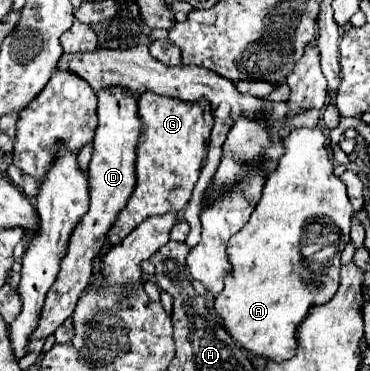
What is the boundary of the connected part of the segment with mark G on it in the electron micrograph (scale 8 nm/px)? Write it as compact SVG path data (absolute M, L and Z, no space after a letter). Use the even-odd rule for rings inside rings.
M150 92L140 96L138 116L142 120L142 130L136 142L136 188L108 232L108 242L112 246L120 244L146 218L178 212L190 200L206 162L210 130L214 124L212 110L202 108L202 104L202 100L198 104L188 104L184 100L156 96Z

